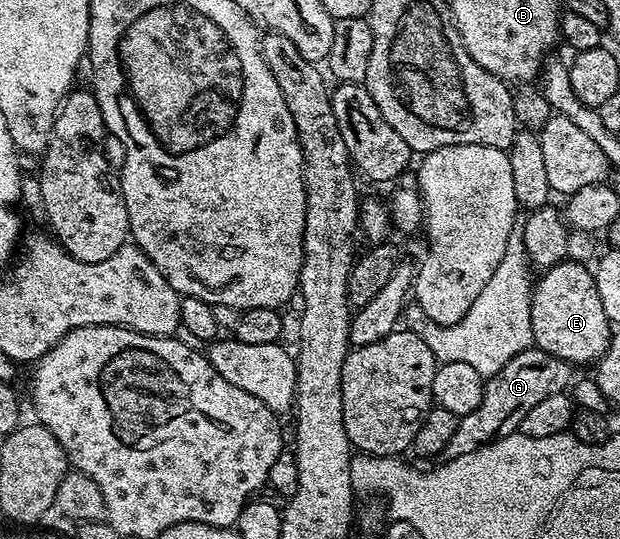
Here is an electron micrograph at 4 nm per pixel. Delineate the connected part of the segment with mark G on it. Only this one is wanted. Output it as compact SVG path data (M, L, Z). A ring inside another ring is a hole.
M537 348L512 356L512 360L508 360L508 364L504 364L504 368L500 368L500 372L493 374L485 383L482 403L472 412L459 417L456 433L452 440L448 440L448 448L444 448L441 457L446 460L459 458L487 442L494 441L507 429L506 421L509 418L514 425L511 427L521 427L524 416L532 412L532 408L540 404L540 400L548 400L548 396L569 391L576 378L574 370L571 363Z

